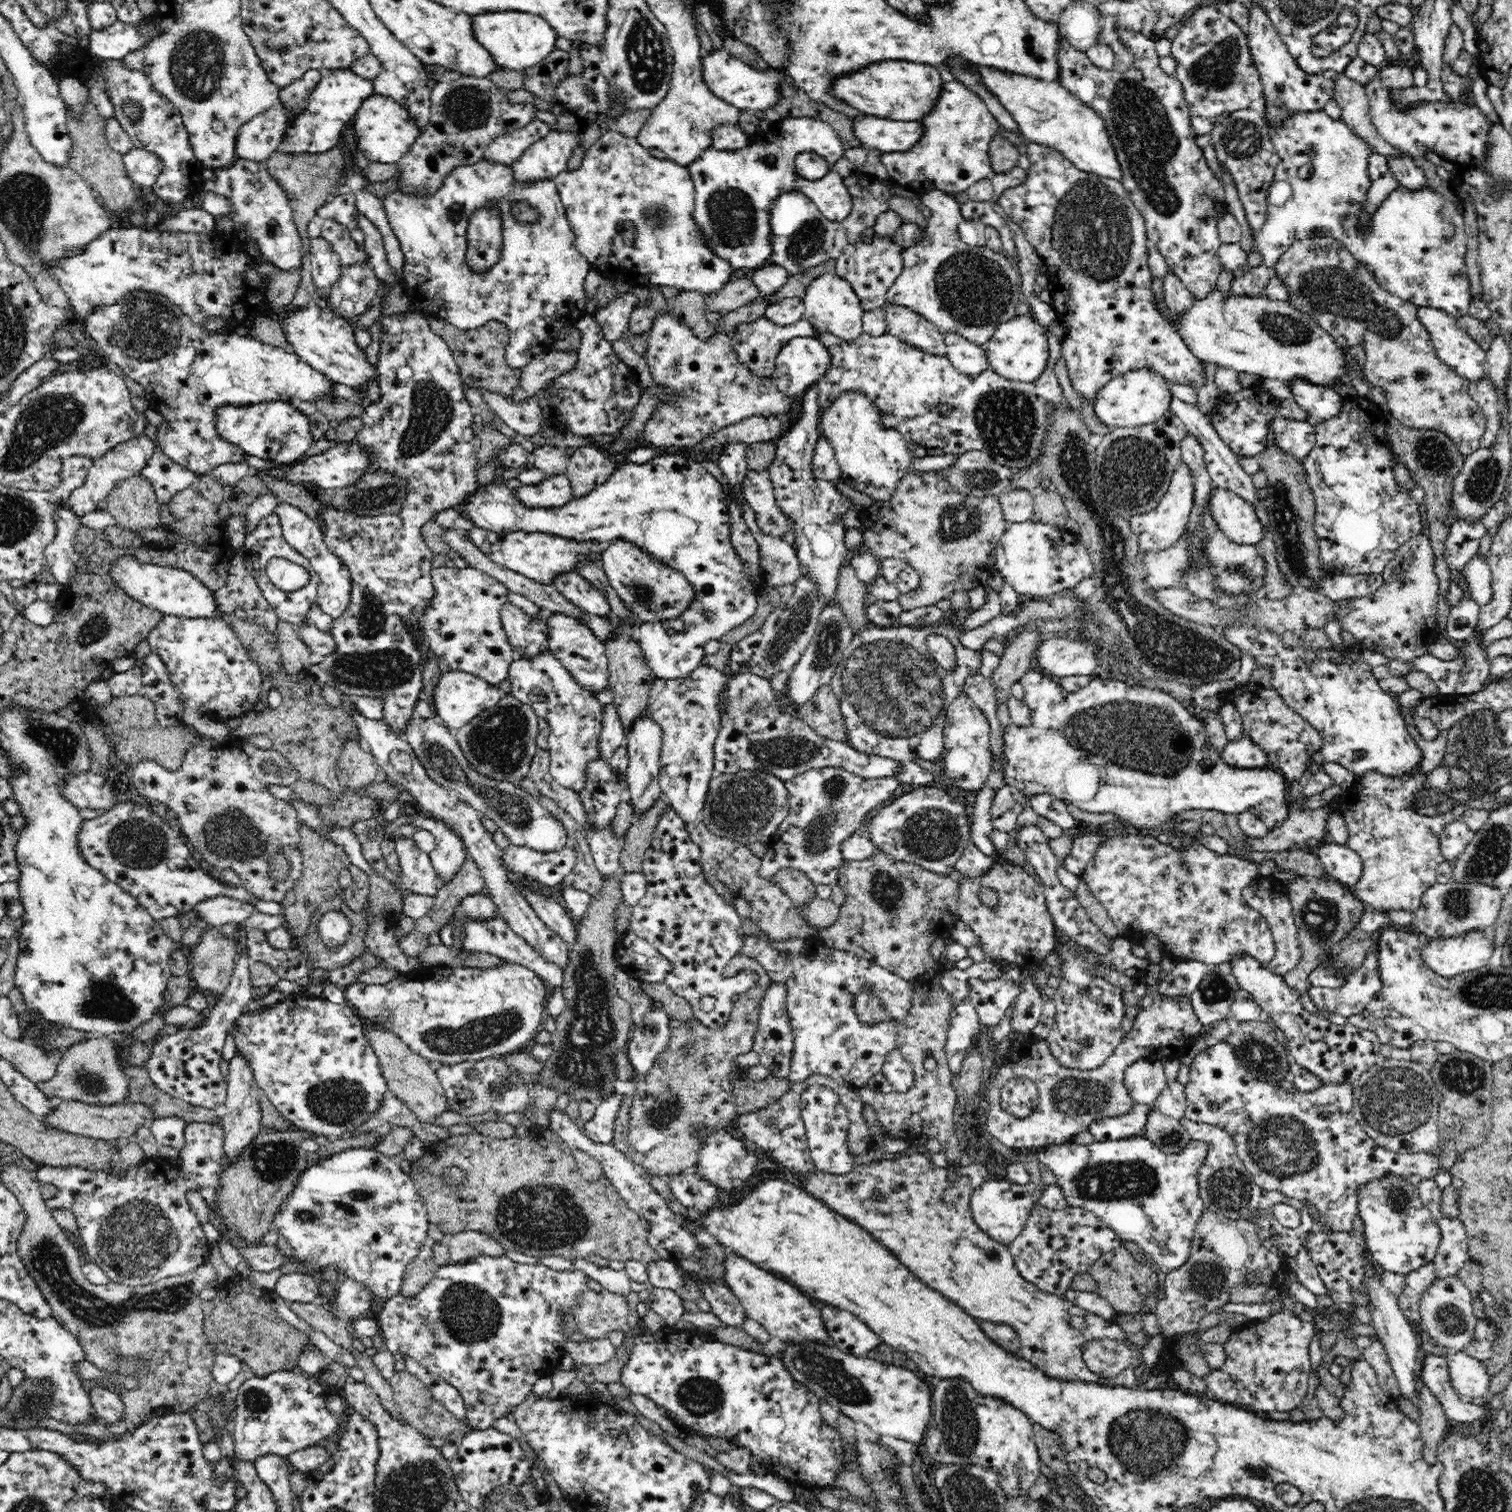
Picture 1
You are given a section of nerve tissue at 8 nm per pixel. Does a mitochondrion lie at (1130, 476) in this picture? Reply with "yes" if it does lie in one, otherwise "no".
yes

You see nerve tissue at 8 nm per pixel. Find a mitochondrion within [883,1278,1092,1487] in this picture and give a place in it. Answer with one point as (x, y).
(959, 1426)

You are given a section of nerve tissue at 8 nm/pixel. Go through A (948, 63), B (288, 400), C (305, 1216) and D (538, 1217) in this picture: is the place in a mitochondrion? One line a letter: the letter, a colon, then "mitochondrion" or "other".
A: other
B: other
C: mitochondrion
D: mitochondrion

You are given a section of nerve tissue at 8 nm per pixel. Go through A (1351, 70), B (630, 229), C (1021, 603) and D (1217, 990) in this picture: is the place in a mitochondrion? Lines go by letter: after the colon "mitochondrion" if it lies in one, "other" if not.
A: other
B: mitochondrion
C: other
D: mitochondrion

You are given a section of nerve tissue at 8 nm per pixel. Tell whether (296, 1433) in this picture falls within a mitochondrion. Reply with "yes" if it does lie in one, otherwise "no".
no

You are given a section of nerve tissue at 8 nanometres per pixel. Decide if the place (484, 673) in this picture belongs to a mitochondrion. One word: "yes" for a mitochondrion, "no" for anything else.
no

